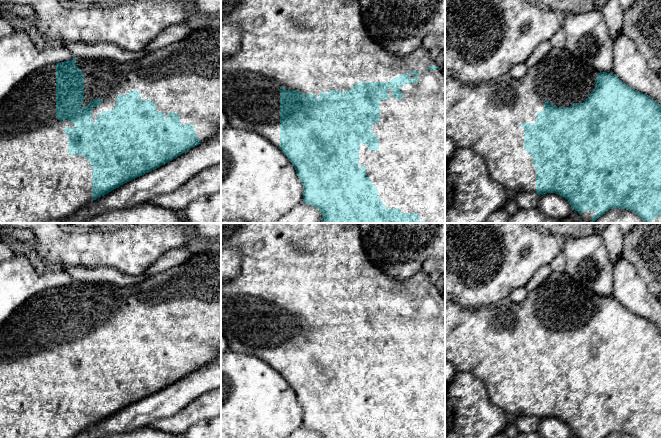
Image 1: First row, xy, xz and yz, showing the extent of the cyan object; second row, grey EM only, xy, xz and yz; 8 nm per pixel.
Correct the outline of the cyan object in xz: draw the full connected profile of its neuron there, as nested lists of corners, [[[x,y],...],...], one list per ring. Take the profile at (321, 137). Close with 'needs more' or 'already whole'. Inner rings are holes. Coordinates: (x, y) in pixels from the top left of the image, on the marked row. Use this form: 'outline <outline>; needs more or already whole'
outline [[[221,0],[221,26],[223,26],[223,25],[226,25],[226,24],[231,24],[231,23],[236,23],[236,24],[237,24],[237,25],[238,25],[238,27],[239,27],[239,29],[240,29],[240,32],[241,32],[241,45],[240,45],[240,50],[239,50],[239,52],[238,52],[238,53],[237,53],[237,54],[236,54],[236,55],[234,55],[234,56],[232,56],[232,57],[230,57],[230,58],[222,58],[222,59],[221,59],[221,108],[222,108],[222,109],[223,109],[223,110],[224,110],[224,113],[225,113],[225,114],[226,114],[226,117],[227,117],[227,119],[228,119],[228,123],[229,123],[229,127],[231,127],[231,128],[238,128],[238,129],[244,129],[244,130],[248,130],[248,131],[252,131],[252,132],[255,132],[255,133],[257,133],[257,134],[260,134],[260,135],[261,135],[261,136],[263,136],[263,137],[265,137],[265,138],[266,138],[266,139],[268,139],[268,140],[269,140],[269,141],[270,141],[270,142],[271,142],[271,143],[273,143],[273,144],[274,144],[274,145],[275,145],[275,146],[276,146],[276,147],[278,147],[278,148],[279,148],[279,149],[280,149],[280,150],[281,150],[281,151],[282,151],[282,152],[283,152],[283,153],[284,153],[284,155],[285,155],[285,156],[286,156],[286,157],[287,157],[287,158],[288,158],[288,159],[289,159],[289,161],[290,161],[290,162],[291,162],[291,163],[292,163],[292,165],[293,165],[293,166],[294,166],[294,168],[295,168],[295,170],[296,170],[296,173],[297,173],[297,176],[298,176],[298,178],[299,178],[299,179],[300,179],[300,181],[301,181],[301,183],[302,183],[302,185],[303,185],[303,189],[304,189],[304,192],[303,192],[303,201],[302,201],[302,202],[304,202],[304,203],[305,203],[305,204],[308,204],[308,205],[311,205],[311,206],[314,206],[314,207],[315,207],[315,208],[316,208],[316,209],[318,209],[318,210],[319,210],[319,211],[320,211],[320,212],[321,212],[321,214],[322,214],[322,223],[445,223],[445,72],[444,72],[444,71],[443,71],[443,70],[442,70],[442,69],[440,69],[440,68],[439,68],[439,67],[438,67],[438,66],[437,66],[437,65],[436,65],[436,62],[435,62],[435,60],[433,60],[433,59],[432,59],[432,58],[431,58],[431,56],[430,56],[430,51],[428,51],[428,50],[427,50],[427,49],[425,49],[425,48],[424,48],[424,47],[423,47],[423,46],[421,46],[421,47],[420,47],[420,48],[418,48],[418,49],[417,49],[417,50],[416,50],[416,51],[414,51],[414,52],[413,52],[413,53],[411,53],[411,54],[409,54],[409,55],[407,55],[407,56],[404,56],[404,57],[399,57],[399,56],[395,56],[395,55],[393,55],[393,54],[390,54],[390,53],[388,53],[388,52],[387,52],[387,51],[386,51],[386,50],[385,50],[385,49],[384,49],[384,48],[383,48],[383,47],[382,47],[382,46],[381,46],[381,45],[379,45],[379,44],[377,44],[377,43],[376,43],[376,42],[374,42],[374,41],[373,41],[373,40],[372,40],[372,38],[371,38],[371,37],[370,37],[370,36],[369,36],[369,34],[368,34],[368,32],[367,32],[367,31],[366,31],[366,29],[365,29],[365,27],[364,27],[364,25],[363,25],[363,22],[362,22],[362,17],[361,17],[361,7],[360,7],[360,2],[359,2],[359,0]]]; needs more

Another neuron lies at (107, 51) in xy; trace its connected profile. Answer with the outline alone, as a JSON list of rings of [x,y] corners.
[[[79,41],[67,44],[58,42],[58,44],[64,46],[76,57],[86,59],[107,59],[119,63],[140,60],[147,54],[145,51],[127,51],[114,44],[108,43],[86,44]]]

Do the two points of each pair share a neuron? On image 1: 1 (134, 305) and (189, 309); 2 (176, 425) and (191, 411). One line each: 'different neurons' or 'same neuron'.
1: same neuron
2: same neuron

